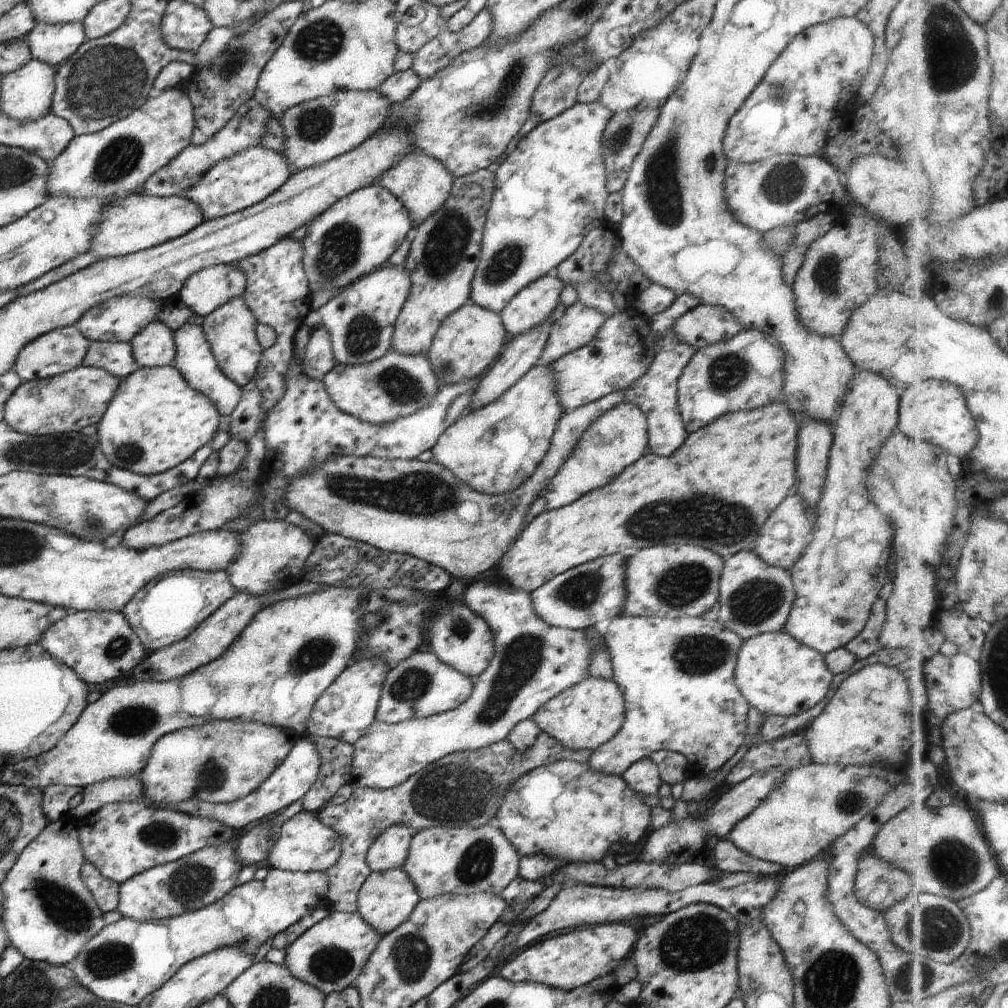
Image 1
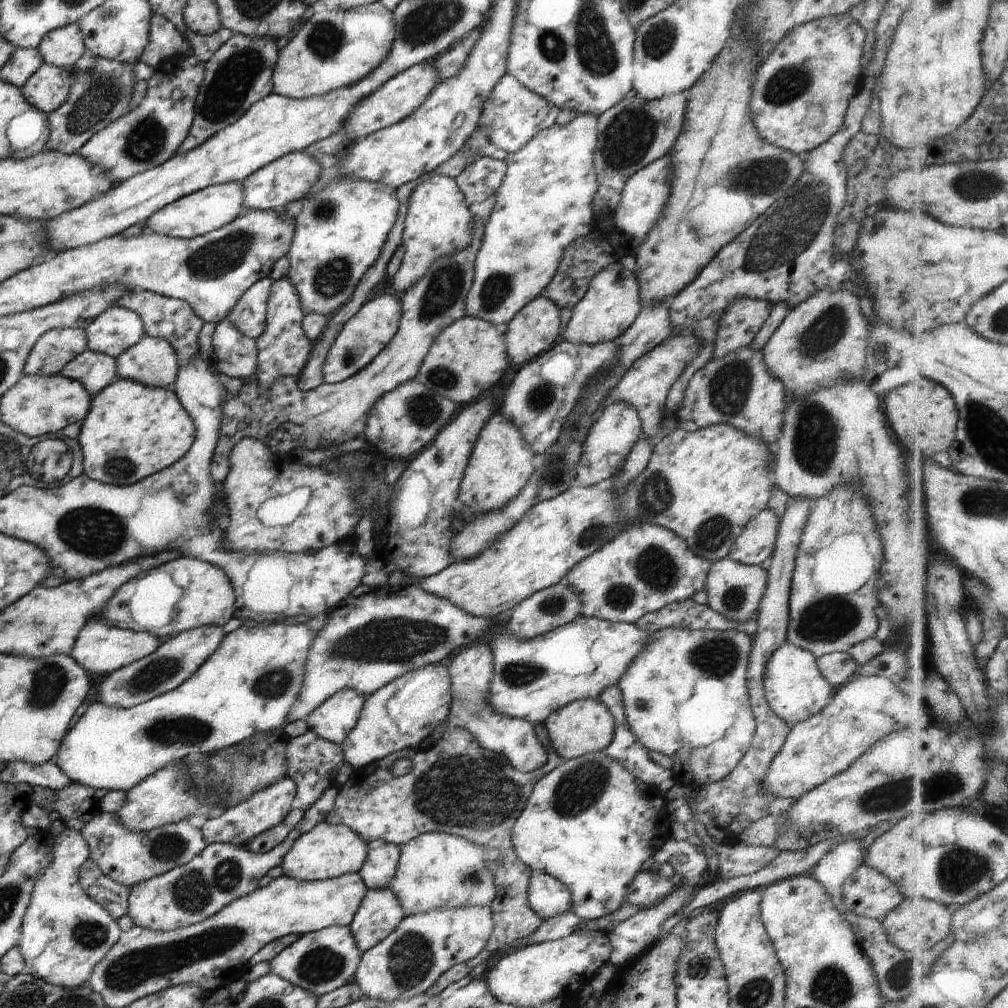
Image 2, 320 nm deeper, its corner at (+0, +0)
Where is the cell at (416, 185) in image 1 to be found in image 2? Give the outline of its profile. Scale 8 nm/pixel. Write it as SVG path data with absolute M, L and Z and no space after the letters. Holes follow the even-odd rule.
M436 172L432 174L411 192L407 202L402 241L405 253L392 280L392 286L398 292L404 292L416 284L436 259L464 250L473 239L473 216L455 179Z

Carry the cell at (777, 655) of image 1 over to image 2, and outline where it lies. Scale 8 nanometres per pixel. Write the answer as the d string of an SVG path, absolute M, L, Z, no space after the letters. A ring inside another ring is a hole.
M785 642L766 665L763 689L774 714L790 726L818 714L834 696L835 688L822 676L817 657L807 650Z

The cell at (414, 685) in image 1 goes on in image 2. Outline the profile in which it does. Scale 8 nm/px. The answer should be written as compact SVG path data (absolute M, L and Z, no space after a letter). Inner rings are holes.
M446 663L414 669L393 680L365 698L358 722L341 744L344 762L354 770L363 769L396 751L418 746L446 720L452 700Z

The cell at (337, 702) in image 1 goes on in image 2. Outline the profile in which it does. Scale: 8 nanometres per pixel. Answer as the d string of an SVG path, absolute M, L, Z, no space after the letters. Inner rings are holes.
M341 690L314 709L304 720L310 731L341 746L346 735L358 722L365 698L355 690Z

